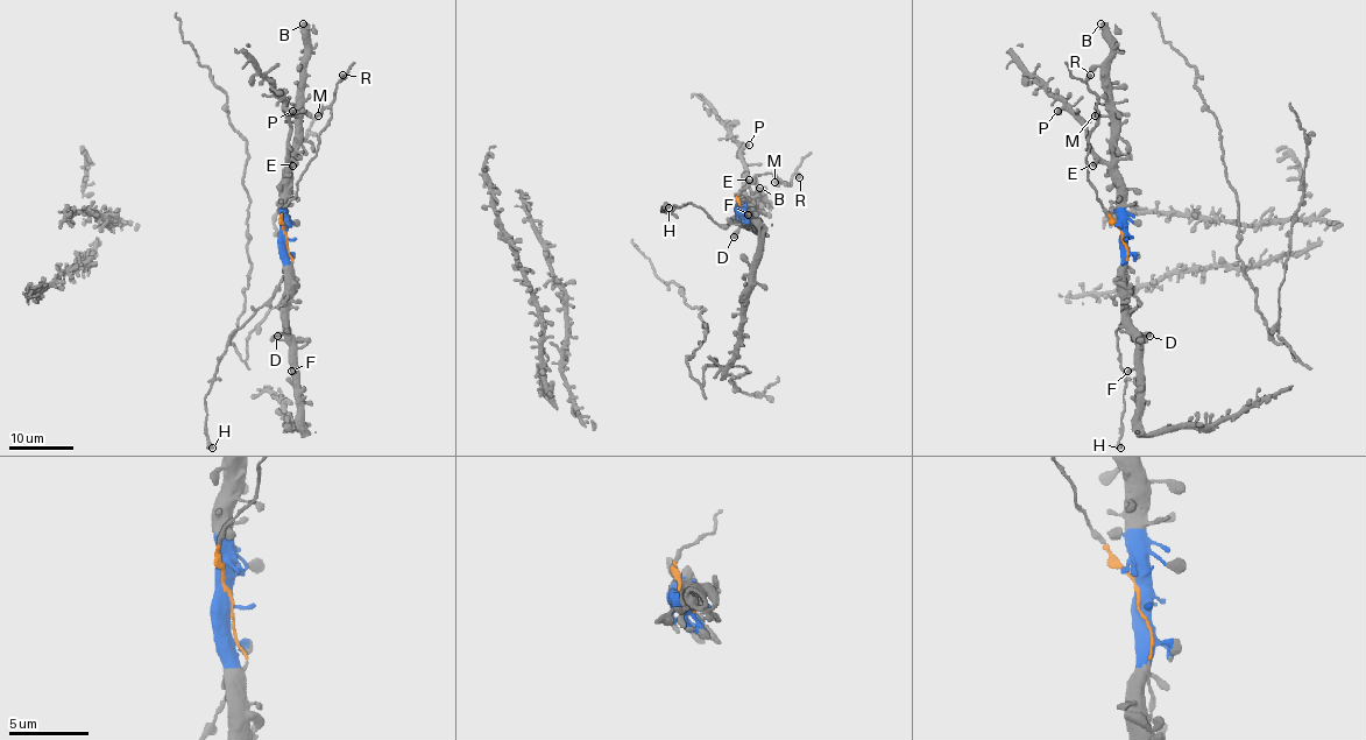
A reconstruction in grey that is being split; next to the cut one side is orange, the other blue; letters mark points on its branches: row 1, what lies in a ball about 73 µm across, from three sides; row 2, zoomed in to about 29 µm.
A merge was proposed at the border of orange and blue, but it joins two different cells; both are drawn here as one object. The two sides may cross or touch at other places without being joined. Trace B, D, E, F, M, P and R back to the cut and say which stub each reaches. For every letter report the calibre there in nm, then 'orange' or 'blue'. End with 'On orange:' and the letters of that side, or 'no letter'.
B: 380 nm | blue
D: 480 nm | blue
E: 500 nm | blue
F: 280 nm | blue
M: 300 nm | orange
P: 500 nm | blue
R: 420 nm | orange
On orange: M, R

